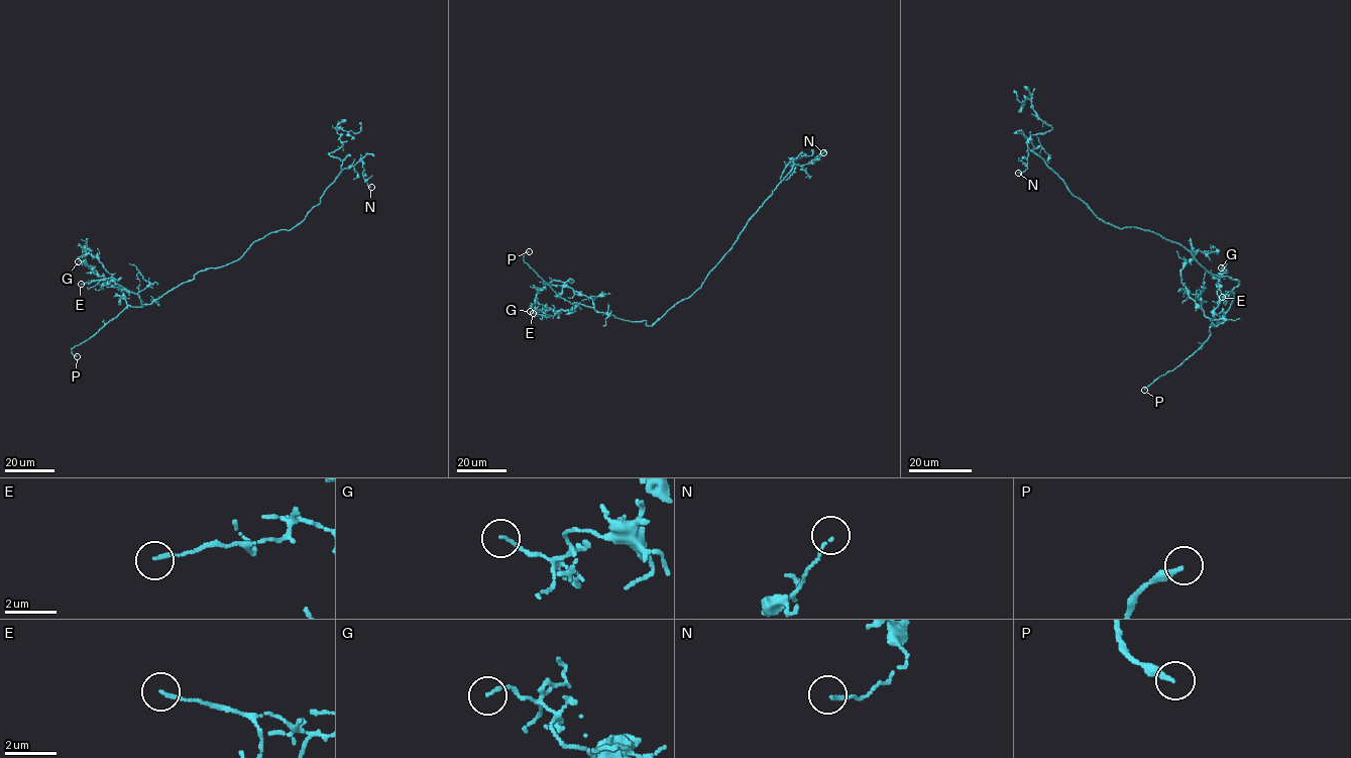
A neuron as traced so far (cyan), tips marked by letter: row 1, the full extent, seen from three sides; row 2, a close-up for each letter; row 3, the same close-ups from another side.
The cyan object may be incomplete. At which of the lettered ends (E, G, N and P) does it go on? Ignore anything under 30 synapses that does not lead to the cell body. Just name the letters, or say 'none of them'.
P

